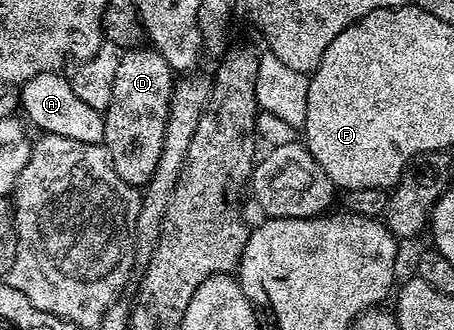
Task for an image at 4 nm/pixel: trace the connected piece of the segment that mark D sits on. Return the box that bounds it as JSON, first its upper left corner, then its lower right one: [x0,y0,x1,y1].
[103,48,177,188]

